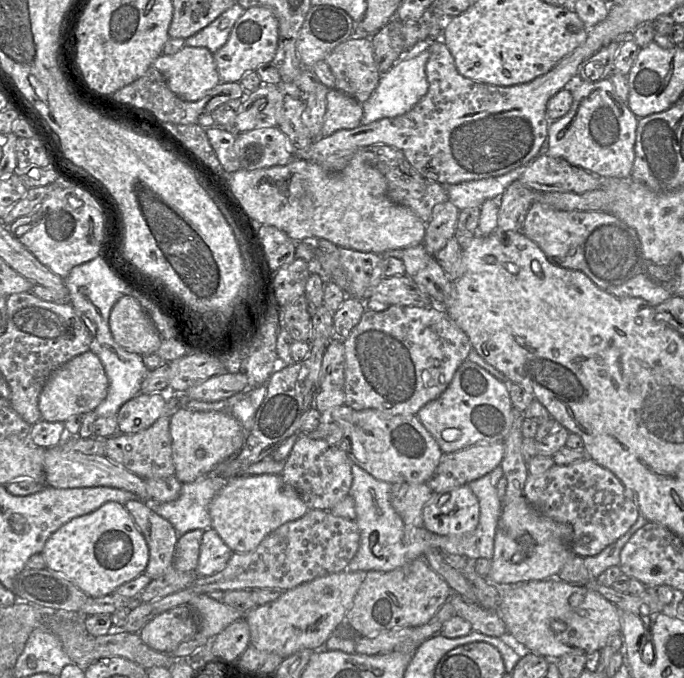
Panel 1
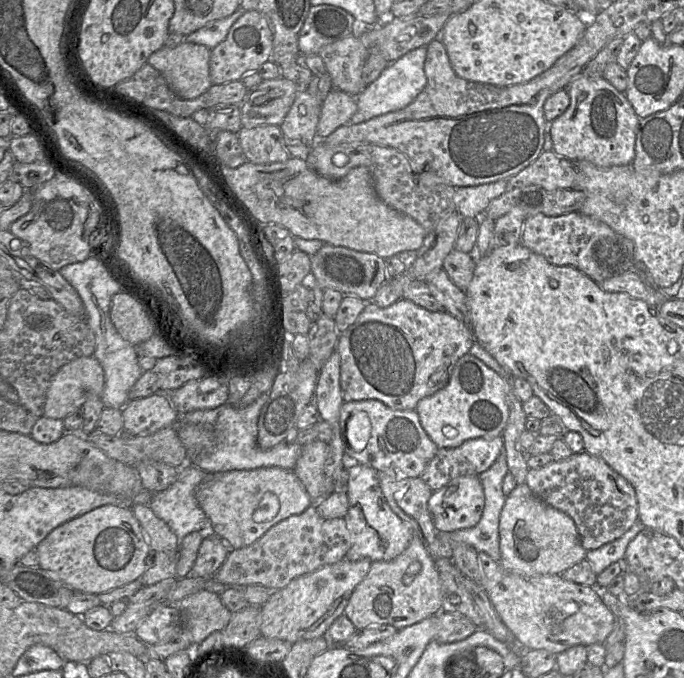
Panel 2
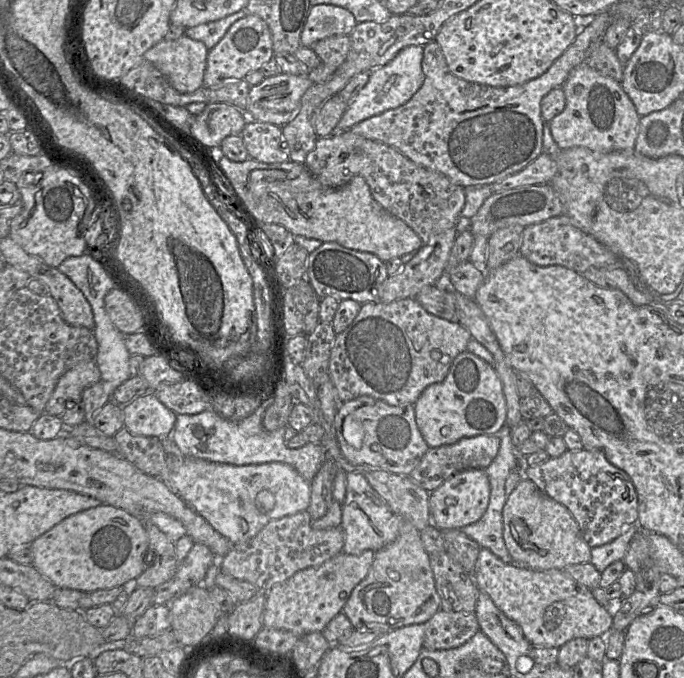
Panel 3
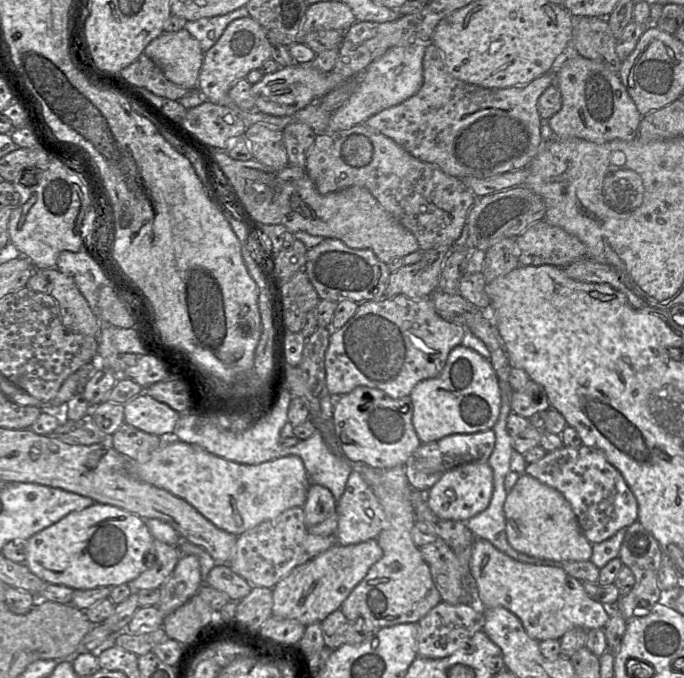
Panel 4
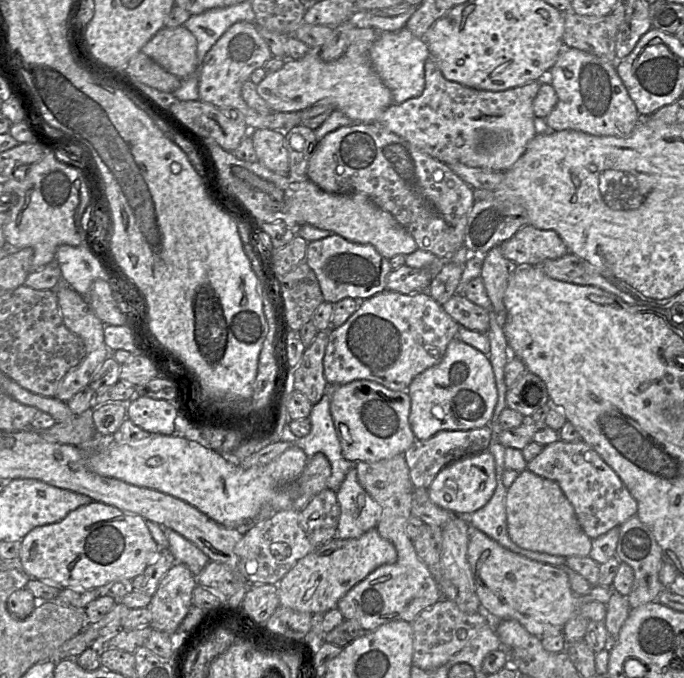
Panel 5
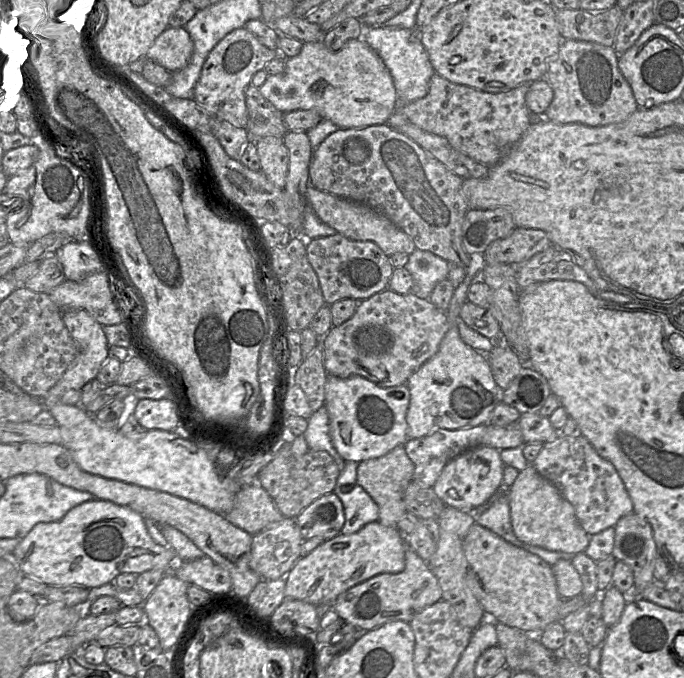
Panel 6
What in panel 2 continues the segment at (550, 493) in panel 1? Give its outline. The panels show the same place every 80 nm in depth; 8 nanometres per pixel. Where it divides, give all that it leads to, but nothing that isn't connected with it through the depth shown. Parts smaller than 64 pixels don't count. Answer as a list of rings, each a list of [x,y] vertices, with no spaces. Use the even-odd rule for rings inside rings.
[[[586,451],[540,468],[529,468],[525,483],[540,500],[573,519],[587,552],[618,539],[639,519],[633,486],[605,461]]]

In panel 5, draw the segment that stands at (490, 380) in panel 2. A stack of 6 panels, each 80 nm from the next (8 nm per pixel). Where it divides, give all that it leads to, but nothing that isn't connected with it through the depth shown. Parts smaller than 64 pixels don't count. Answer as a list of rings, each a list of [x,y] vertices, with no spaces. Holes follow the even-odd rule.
[[[459,337],[449,342],[438,365],[411,381],[407,393],[411,401],[409,424],[417,440],[427,440],[440,431],[465,431],[489,425],[498,398],[489,358]]]

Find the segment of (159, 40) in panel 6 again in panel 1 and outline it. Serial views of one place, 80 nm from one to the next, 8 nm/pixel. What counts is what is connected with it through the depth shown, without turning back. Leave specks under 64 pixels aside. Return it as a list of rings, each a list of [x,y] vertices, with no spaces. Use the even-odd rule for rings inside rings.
[[[184,46],[175,54],[161,54],[152,66],[164,75],[170,90],[181,100],[187,102],[202,99],[209,90],[221,82],[213,53],[205,47]]]

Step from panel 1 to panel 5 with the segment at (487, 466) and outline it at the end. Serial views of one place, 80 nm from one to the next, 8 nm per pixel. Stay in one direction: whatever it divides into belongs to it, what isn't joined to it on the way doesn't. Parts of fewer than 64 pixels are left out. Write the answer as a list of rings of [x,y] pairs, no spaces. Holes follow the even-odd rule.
[[[490,426],[465,431],[440,431],[427,440],[417,440],[404,452],[410,480],[415,488],[428,489],[438,473],[464,457],[486,451],[491,443]]]

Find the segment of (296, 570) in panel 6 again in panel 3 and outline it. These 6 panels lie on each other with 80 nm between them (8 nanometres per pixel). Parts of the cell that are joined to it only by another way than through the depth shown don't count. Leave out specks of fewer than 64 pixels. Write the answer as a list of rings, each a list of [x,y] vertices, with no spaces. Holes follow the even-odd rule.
[[[365,550],[359,555],[341,552],[319,566],[300,570],[277,583],[266,594],[263,626],[287,630],[298,637],[315,631],[322,632],[342,611],[354,587],[366,577],[374,557],[372,550]]]

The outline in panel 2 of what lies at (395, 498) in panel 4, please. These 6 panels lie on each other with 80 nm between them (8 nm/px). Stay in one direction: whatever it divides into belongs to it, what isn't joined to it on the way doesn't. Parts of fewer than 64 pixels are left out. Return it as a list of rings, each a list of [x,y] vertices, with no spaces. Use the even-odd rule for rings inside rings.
[[[414,535],[408,547],[389,561],[372,561],[369,572],[356,586],[344,615],[356,630],[387,624],[397,630],[414,625],[442,610],[442,591],[435,559]]]

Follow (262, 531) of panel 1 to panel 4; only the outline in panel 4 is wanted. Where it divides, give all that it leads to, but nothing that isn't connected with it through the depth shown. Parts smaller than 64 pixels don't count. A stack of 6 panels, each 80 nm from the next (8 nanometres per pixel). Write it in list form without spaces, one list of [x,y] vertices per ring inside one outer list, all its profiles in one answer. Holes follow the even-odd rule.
[[[182,441],[163,444],[146,463],[129,459],[129,473],[185,500],[218,529],[239,536],[285,510],[303,507],[310,487],[302,459],[291,455],[246,465]]]

